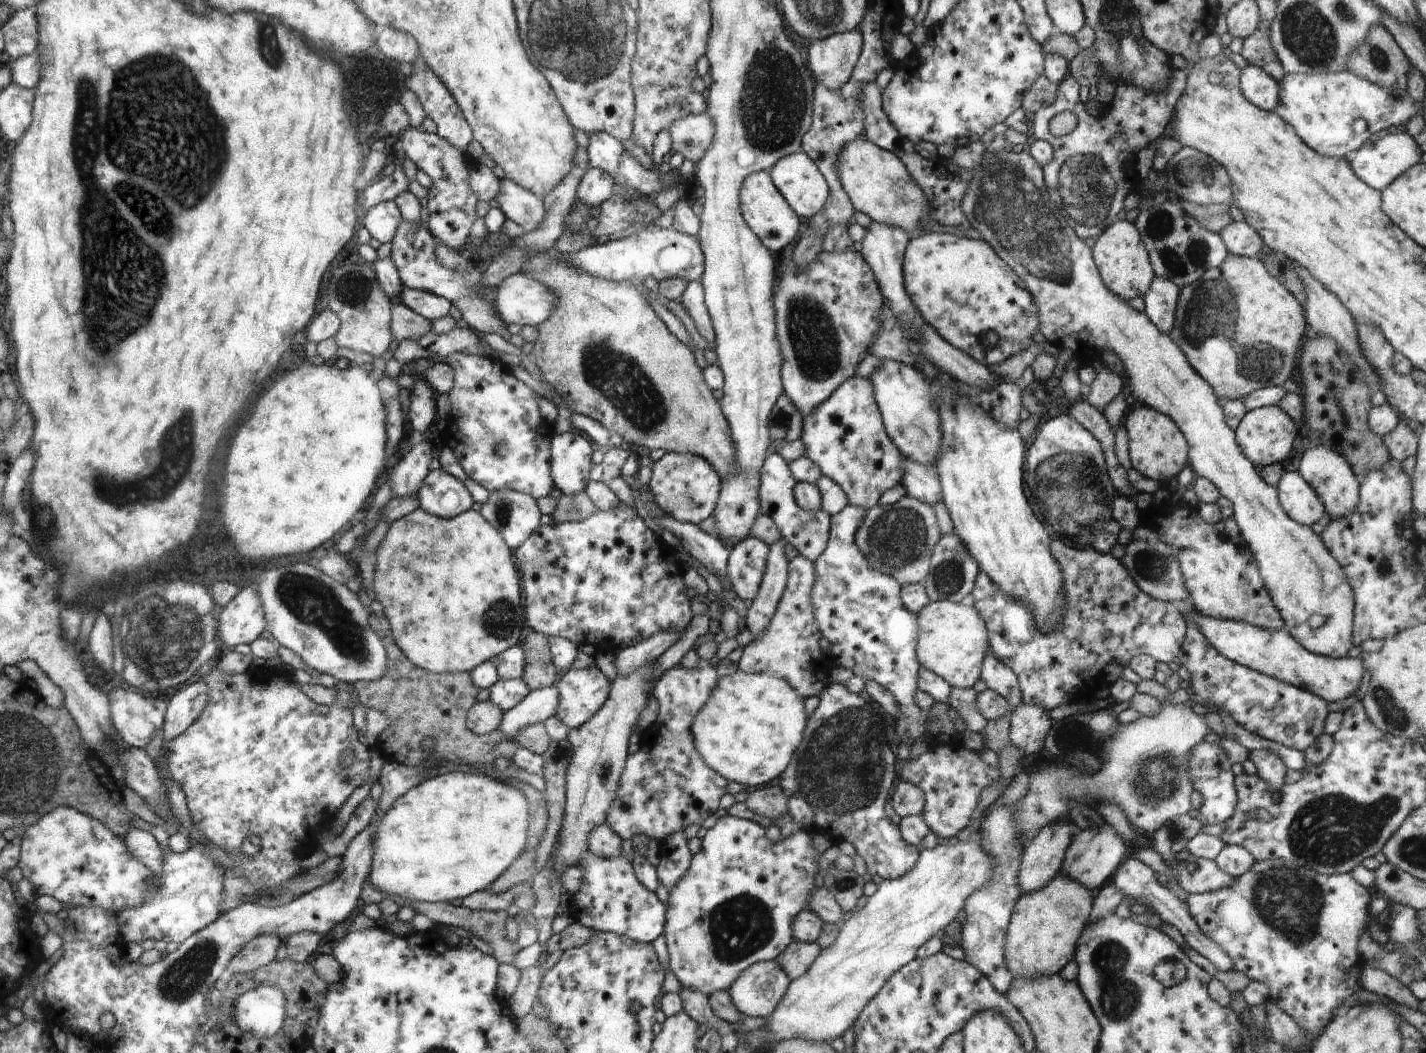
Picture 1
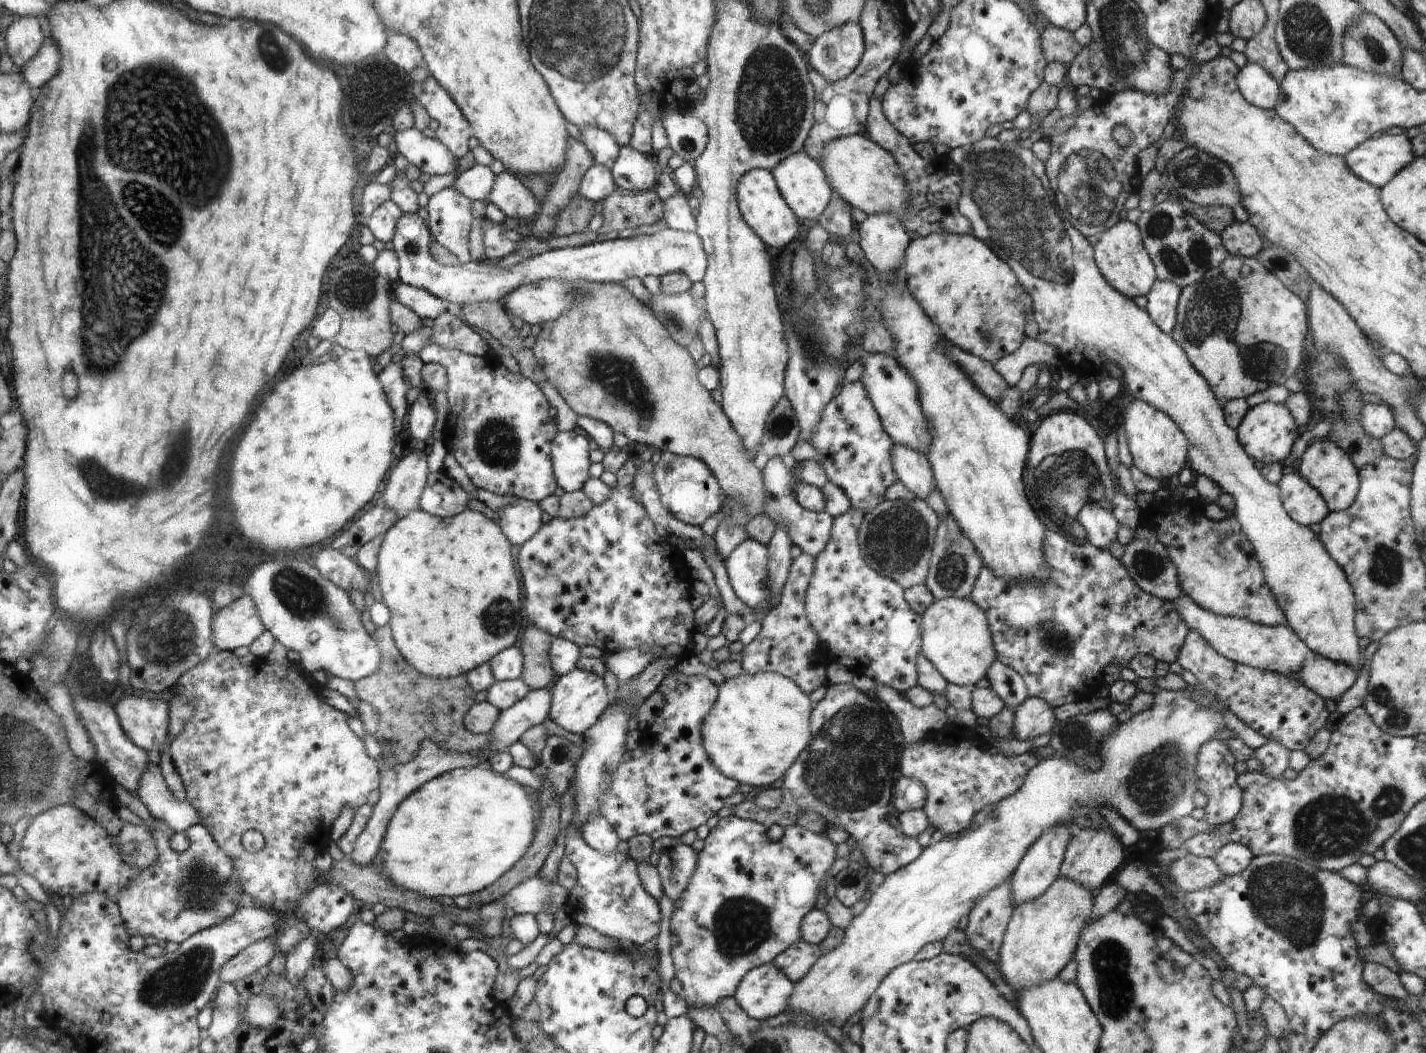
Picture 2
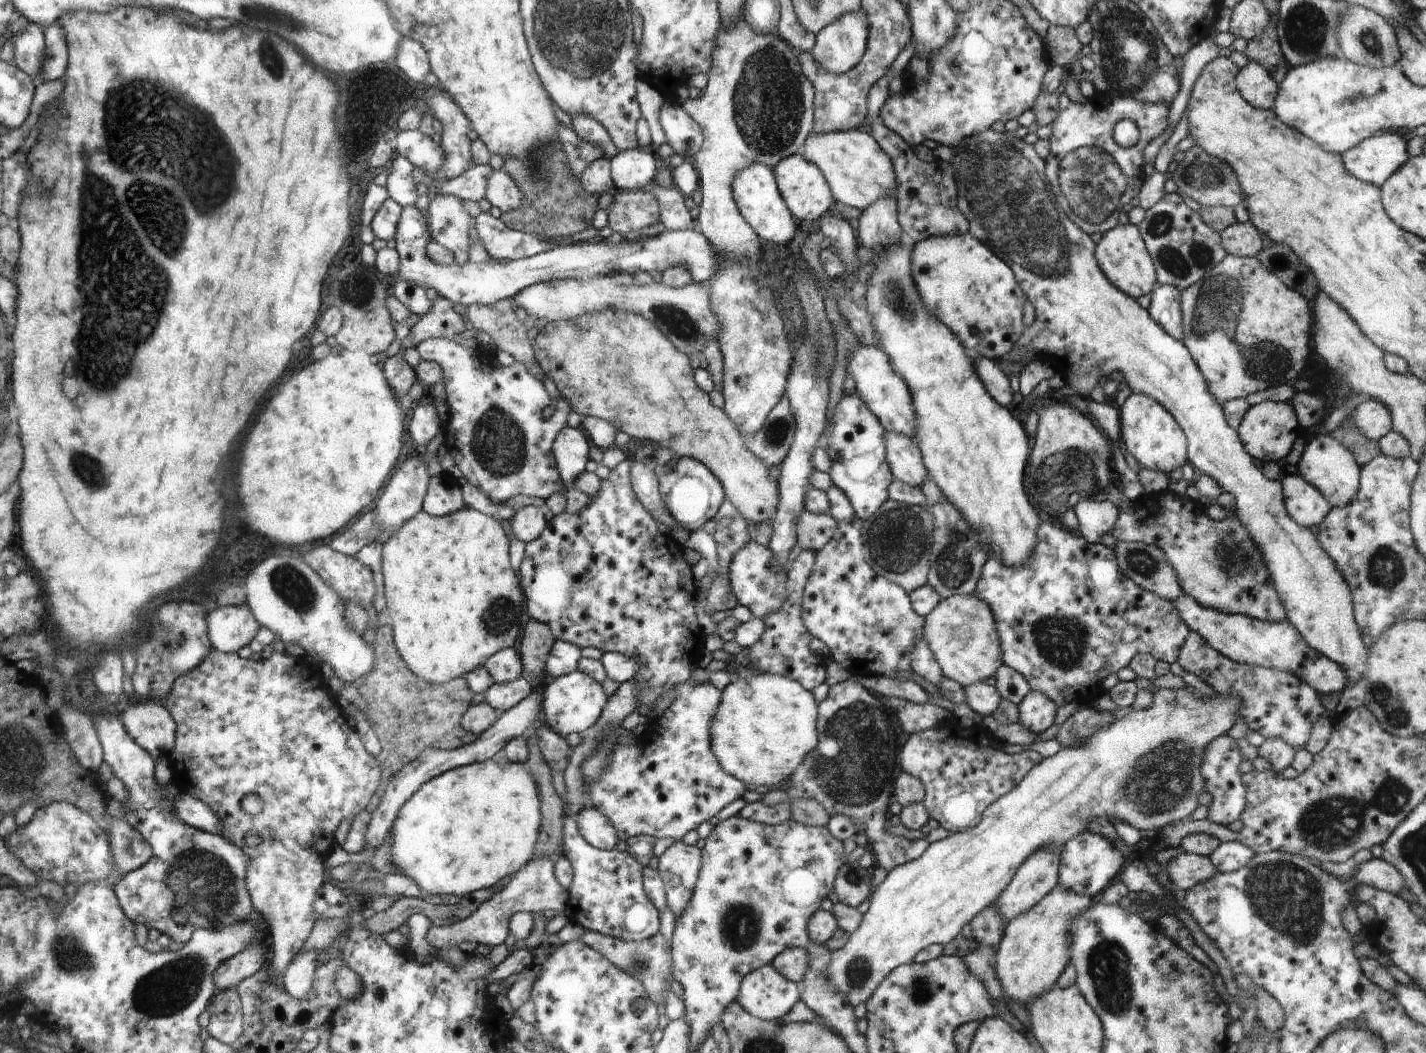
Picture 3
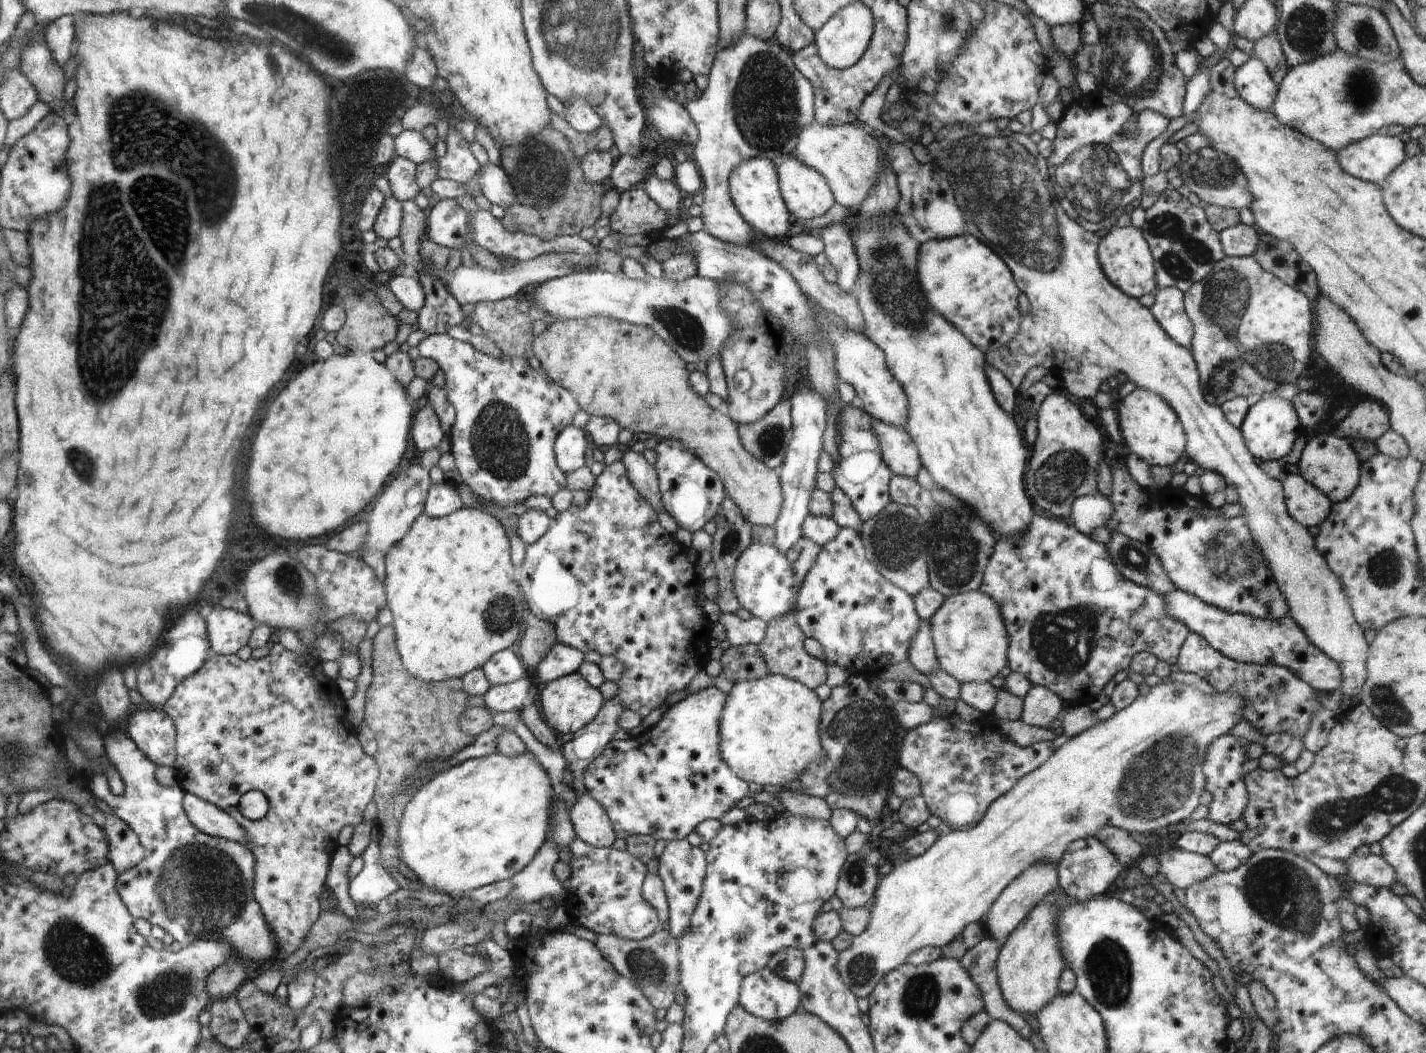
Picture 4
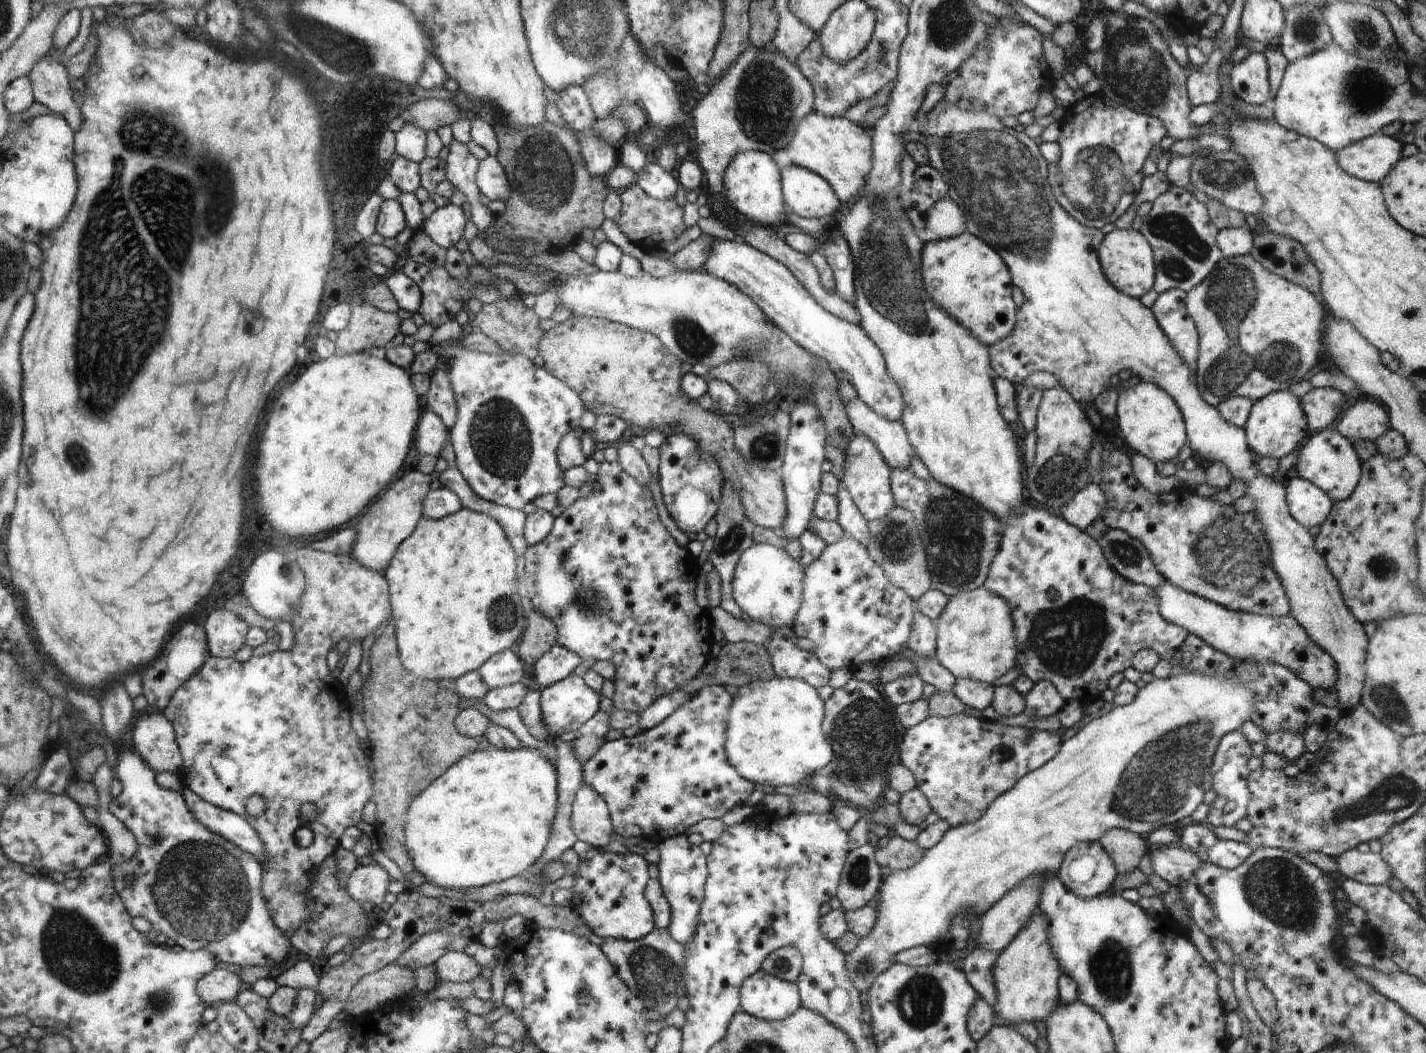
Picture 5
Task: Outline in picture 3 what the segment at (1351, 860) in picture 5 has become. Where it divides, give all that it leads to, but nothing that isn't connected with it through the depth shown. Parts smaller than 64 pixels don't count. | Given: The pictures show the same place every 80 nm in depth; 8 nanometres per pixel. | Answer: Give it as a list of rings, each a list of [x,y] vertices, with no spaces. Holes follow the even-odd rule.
[[[1373,857],[1368,862],[1356,864],[1353,875],[1360,885],[1380,889],[1393,895],[1407,888],[1403,874],[1382,858]]]

